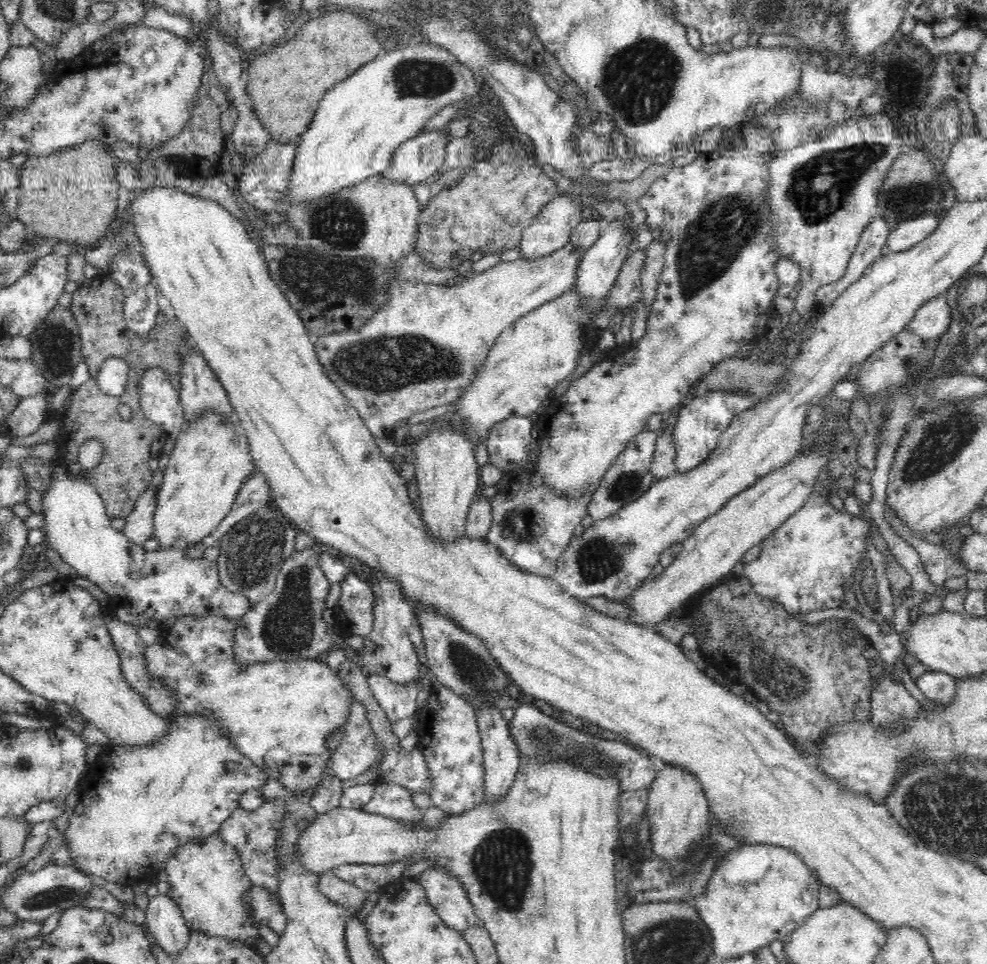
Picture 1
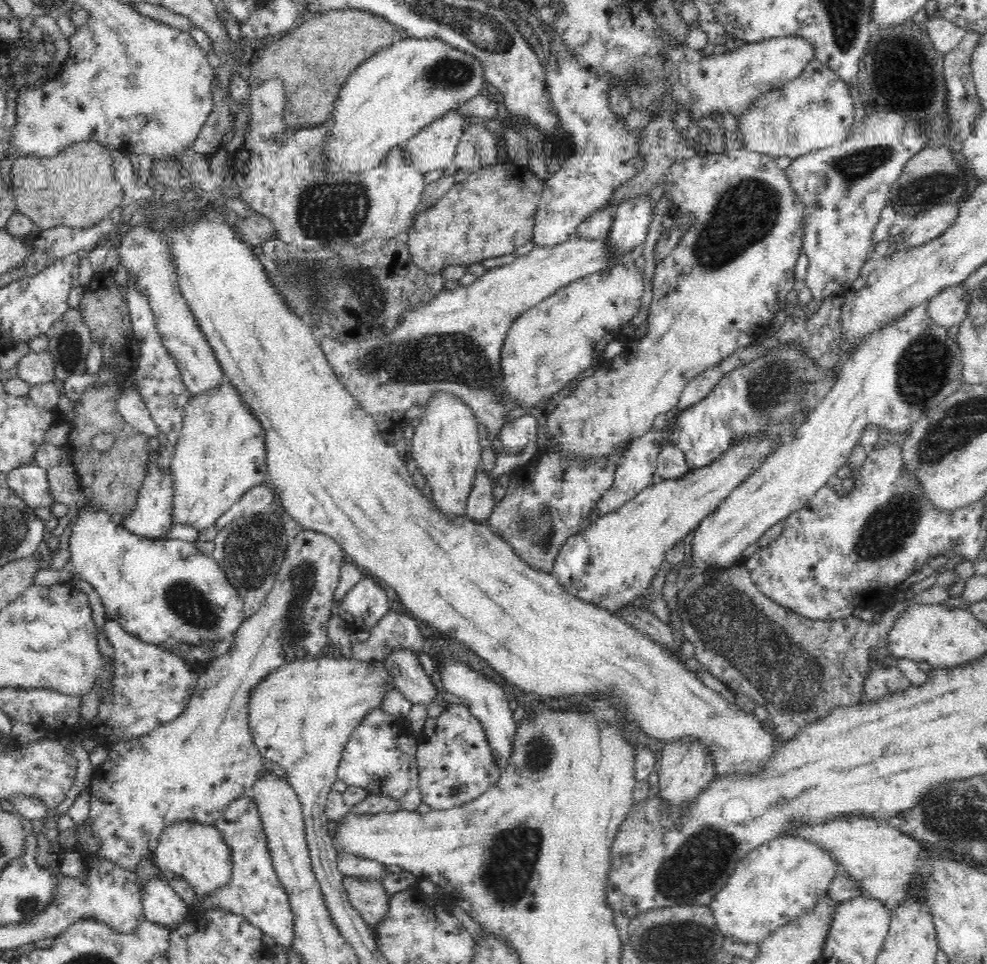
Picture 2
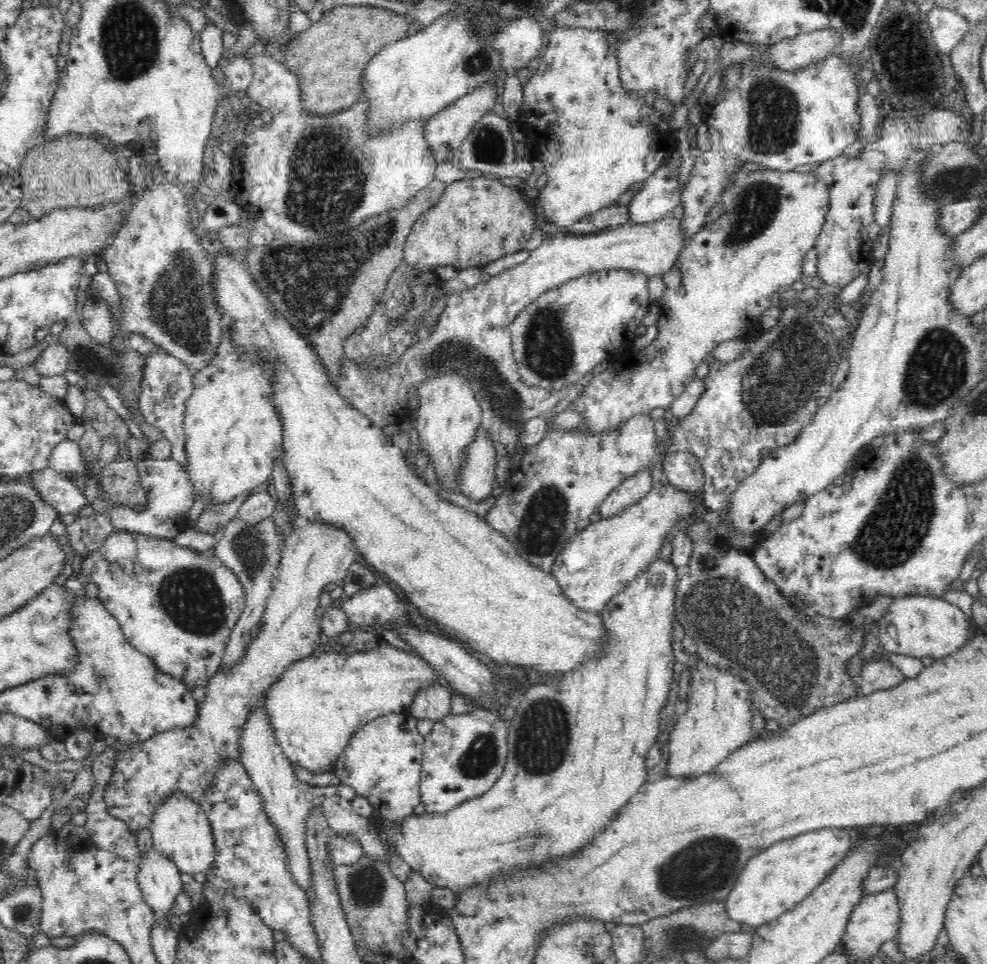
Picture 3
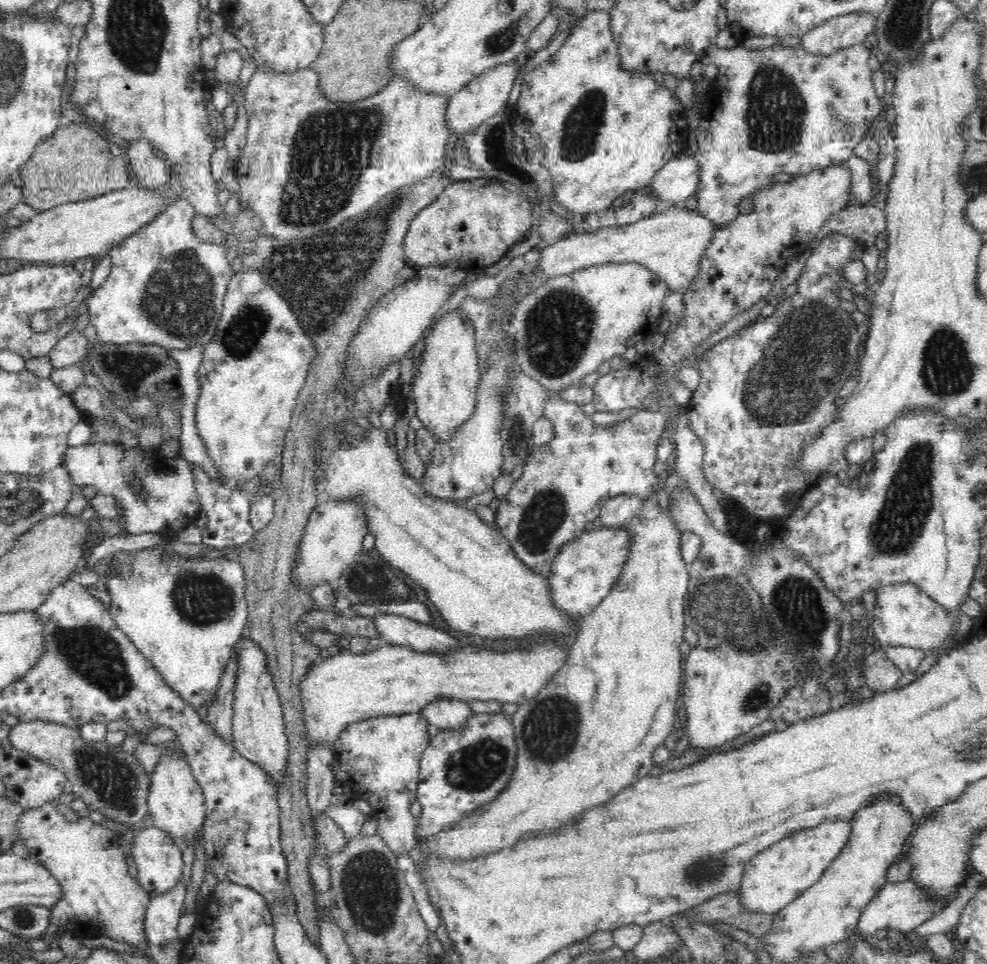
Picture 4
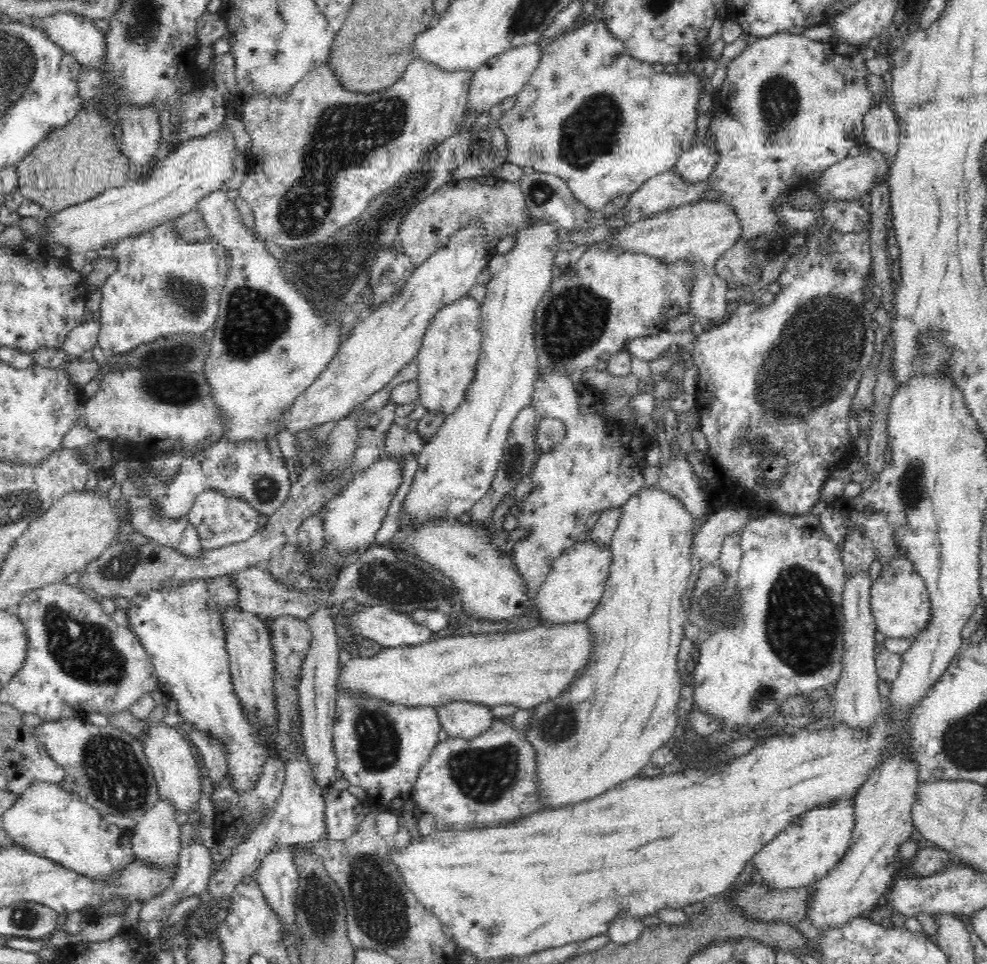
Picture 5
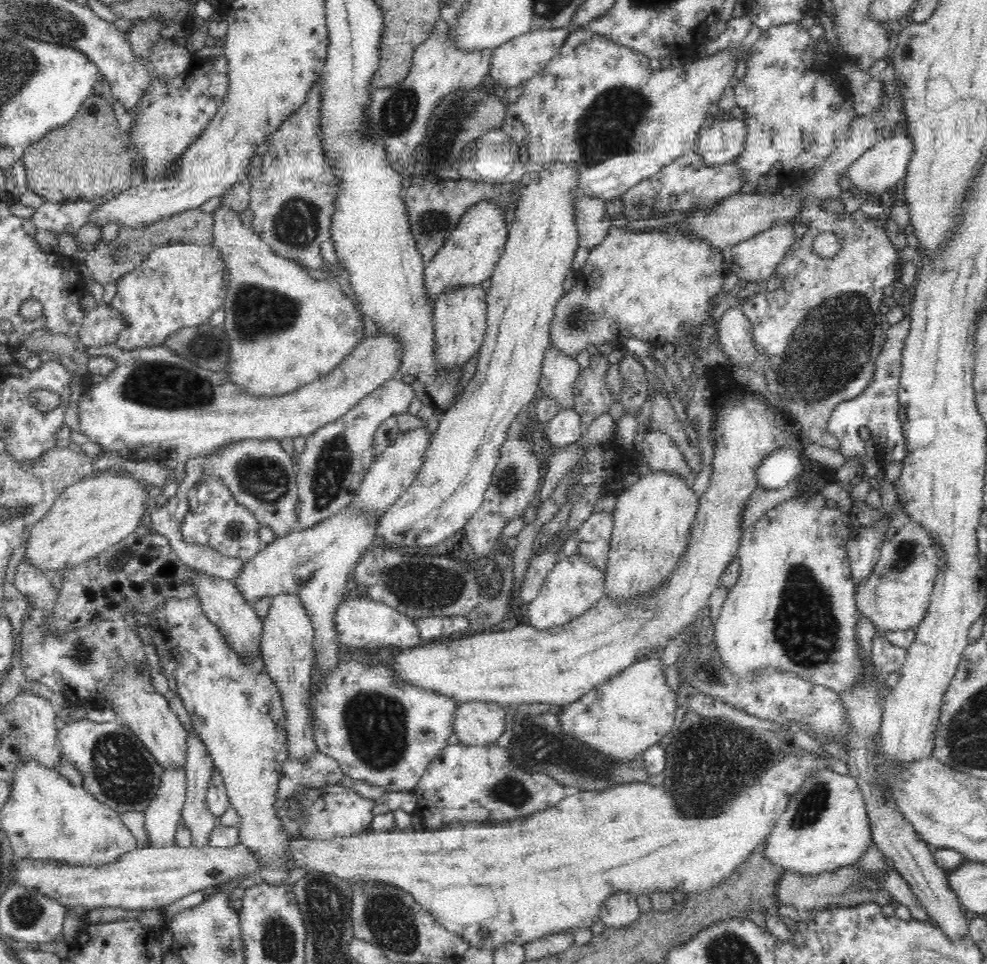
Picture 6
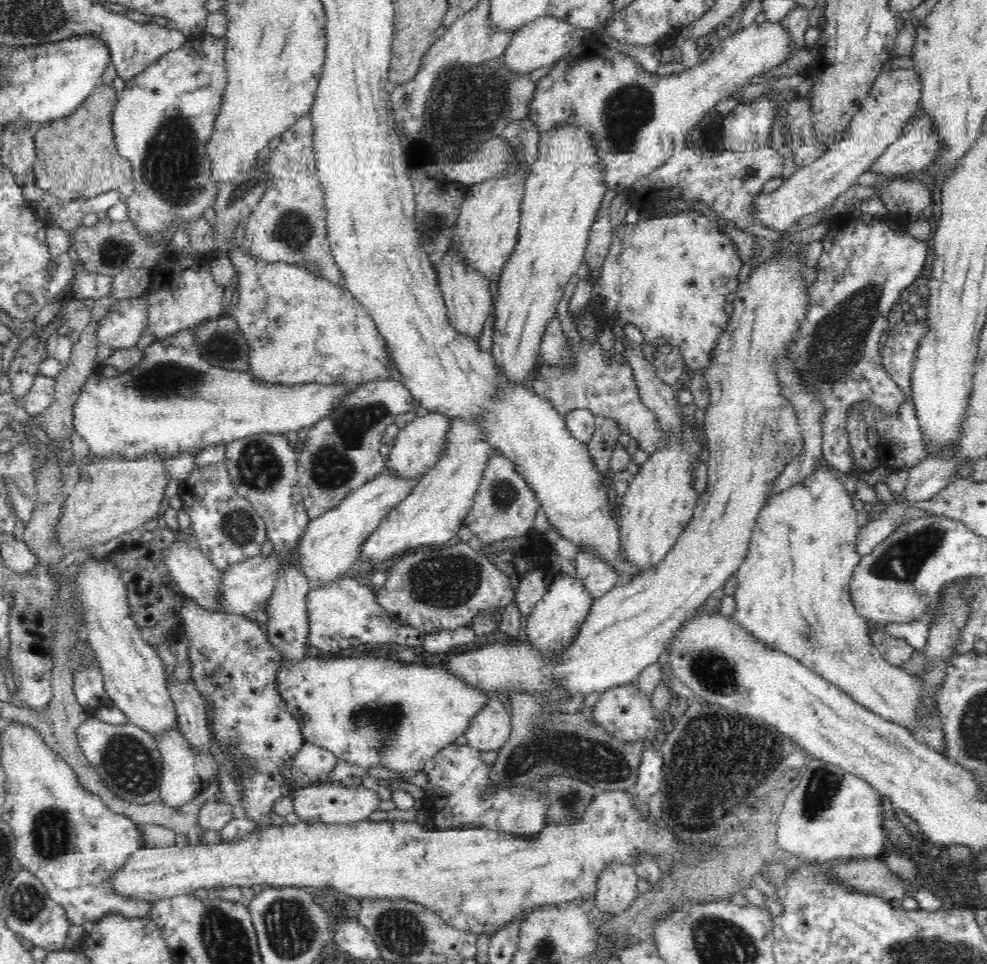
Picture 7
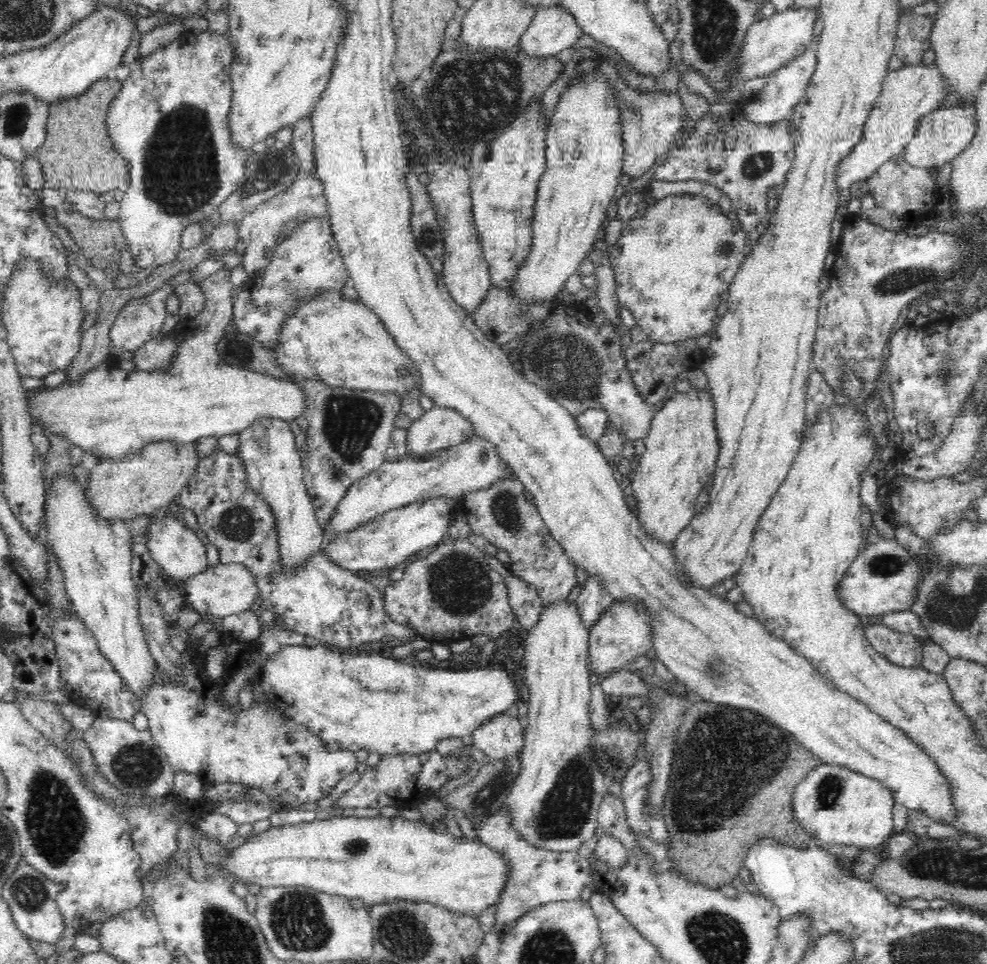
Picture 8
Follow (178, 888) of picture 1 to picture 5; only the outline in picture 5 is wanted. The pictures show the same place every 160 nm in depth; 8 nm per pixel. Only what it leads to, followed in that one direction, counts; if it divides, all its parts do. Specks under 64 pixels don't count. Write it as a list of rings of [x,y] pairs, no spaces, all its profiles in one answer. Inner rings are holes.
[[[161,721],[152,724],[146,730],[143,749],[158,781],[158,793],[160,793],[158,798],[174,801],[178,812],[187,814],[188,809],[198,804],[201,794],[199,769],[190,742],[176,730],[175,726],[168,726]]]

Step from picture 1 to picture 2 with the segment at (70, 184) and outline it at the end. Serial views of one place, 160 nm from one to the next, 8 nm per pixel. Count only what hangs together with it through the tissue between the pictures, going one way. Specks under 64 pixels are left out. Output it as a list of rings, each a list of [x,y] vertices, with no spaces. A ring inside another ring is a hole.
[[[98,141],[70,144],[52,157],[31,154],[16,158],[11,169],[11,190],[17,212],[30,217],[36,229],[51,229],[58,225],[74,228],[92,226],[108,216],[124,198],[124,187],[117,181],[113,168],[111,149]]]

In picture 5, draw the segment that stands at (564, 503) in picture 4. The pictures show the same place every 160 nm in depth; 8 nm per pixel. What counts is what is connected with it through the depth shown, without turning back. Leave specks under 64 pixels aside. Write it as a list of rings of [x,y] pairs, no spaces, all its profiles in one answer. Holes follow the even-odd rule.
[[[544,369],[537,378],[532,405],[539,418],[552,417],[566,423],[566,439],[554,446],[548,453],[539,452],[540,457],[536,460],[532,470],[532,490],[522,501],[516,501],[519,508],[517,526],[528,528],[528,535],[519,539],[513,547],[514,565],[526,584],[528,596],[534,596],[542,588],[553,560],[564,554],[566,548],[574,546],[578,542],[578,536],[592,523],[592,520],[604,510],[621,508],[642,487],[646,487],[642,470],[646,468],[645,456],[649,449],[649,435],[643,435],[640,428],[630,434],[622,424],[614,417],[588,416],[579,414],[579,396],[570,371],[558,369]]]

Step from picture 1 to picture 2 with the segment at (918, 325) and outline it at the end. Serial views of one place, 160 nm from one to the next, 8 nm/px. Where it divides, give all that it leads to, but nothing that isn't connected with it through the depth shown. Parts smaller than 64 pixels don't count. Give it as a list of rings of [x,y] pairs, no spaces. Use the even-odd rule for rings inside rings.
[[[964,283],[946,287],[942,292],[928,300],[928,311],[934,321],[946,327],[960,325],[968,318],[970,295]]]

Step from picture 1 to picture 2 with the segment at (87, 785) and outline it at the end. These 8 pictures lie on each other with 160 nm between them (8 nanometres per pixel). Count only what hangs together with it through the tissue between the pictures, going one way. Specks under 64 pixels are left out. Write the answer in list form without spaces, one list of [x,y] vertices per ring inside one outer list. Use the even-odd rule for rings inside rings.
[[[303,529],[288,543],[273,590],[261,610],[254,617],[246,618],[234,634],[225,655],[199,667],[198,684],[184,713],[150,734],[108,746],[109,756],[95,768],[90,782],[92,800],[89,816],[94,821],[96,837],[102,839],[102,848],[97,851],[99,856],[106,856],[111,862],[135,870],[140,860],[153,858],[159,834],[168,823],[190,819],[214,825],[219,812],[234,797],[248,793],[264,769],[270,769],[278,777],[286,776],[282,765],[268,761],[258,751],[250,723],[250,692],[254,692],[254,688],[280,666],[296,660],[316,659],[327,646],[327,621],[346,555],[346,551],[330,535]]]

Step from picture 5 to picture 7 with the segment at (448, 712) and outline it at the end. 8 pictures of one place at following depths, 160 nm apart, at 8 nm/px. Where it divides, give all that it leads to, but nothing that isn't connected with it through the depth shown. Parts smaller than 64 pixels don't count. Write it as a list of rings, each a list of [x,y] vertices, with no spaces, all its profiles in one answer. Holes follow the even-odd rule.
[[[491,697],[488,706],[466,730],[467,742],[483,752],[501,749],[512,734],[512,718],[499,699]]]

